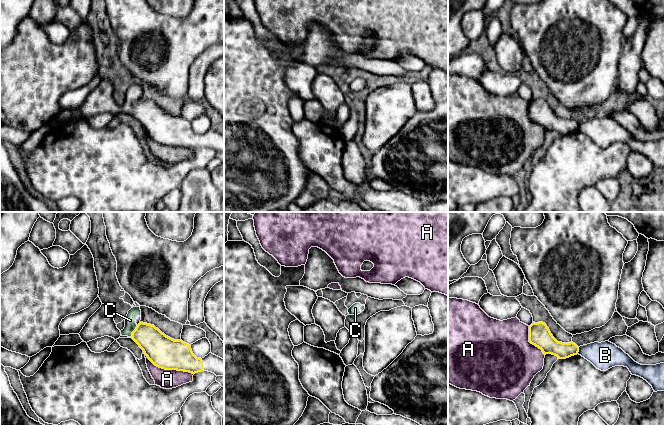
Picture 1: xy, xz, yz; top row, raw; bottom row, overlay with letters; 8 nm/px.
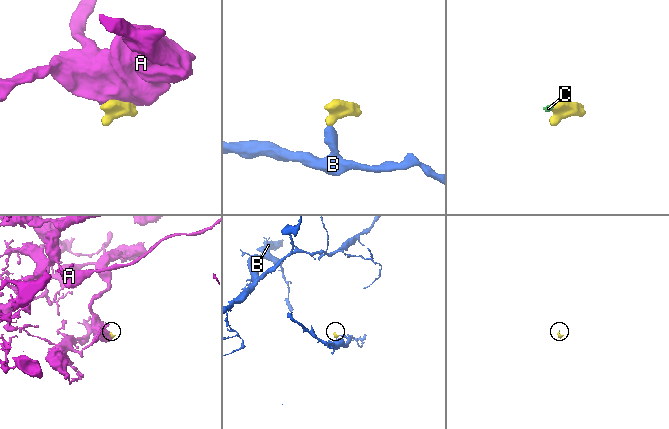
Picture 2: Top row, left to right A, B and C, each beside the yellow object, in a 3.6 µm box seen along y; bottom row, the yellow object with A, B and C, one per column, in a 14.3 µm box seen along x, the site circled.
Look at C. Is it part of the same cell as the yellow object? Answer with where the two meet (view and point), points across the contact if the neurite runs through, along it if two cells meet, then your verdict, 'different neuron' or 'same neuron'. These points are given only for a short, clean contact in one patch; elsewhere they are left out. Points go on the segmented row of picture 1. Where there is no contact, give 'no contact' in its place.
xy (133, 331) | across xy (159, 348), (144, 334), (133, 331), (130, 326), (130, 320) | same neuron

